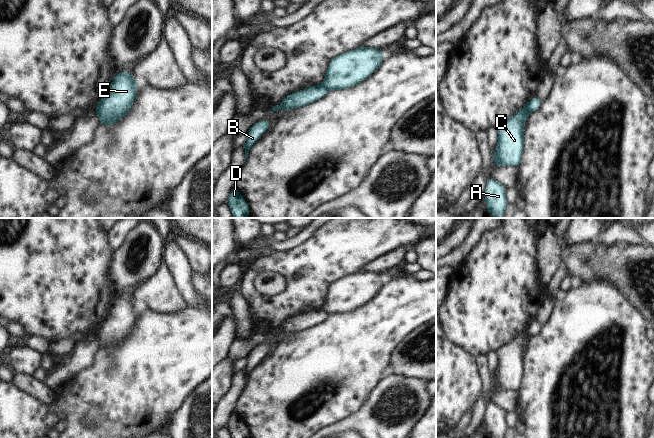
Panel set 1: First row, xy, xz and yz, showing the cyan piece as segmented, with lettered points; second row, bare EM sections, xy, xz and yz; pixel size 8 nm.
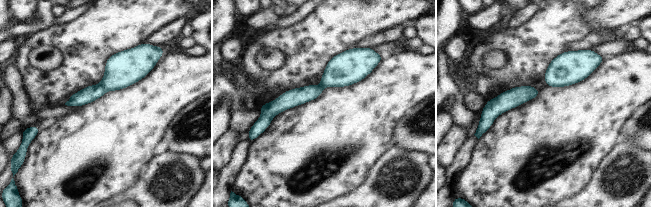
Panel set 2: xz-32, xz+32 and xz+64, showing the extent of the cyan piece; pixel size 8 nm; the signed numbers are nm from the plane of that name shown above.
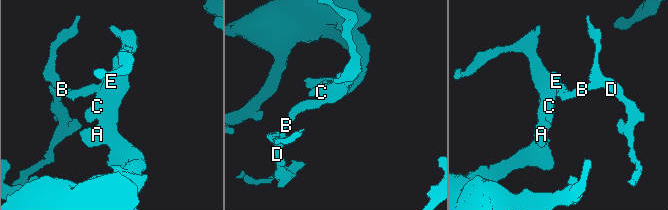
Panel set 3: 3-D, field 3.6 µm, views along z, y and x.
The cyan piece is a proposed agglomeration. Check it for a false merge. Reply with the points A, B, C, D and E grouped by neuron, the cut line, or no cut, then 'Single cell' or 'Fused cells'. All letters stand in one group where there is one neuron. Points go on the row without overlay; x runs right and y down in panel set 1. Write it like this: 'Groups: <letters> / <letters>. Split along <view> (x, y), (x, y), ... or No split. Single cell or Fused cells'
Groups: A C E / B D. Split along yz (527, 327), (527, 333), (530, 336). Fused cells

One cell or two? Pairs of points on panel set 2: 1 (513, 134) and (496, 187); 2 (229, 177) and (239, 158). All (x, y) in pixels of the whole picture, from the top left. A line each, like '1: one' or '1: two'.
1: one
2: one

